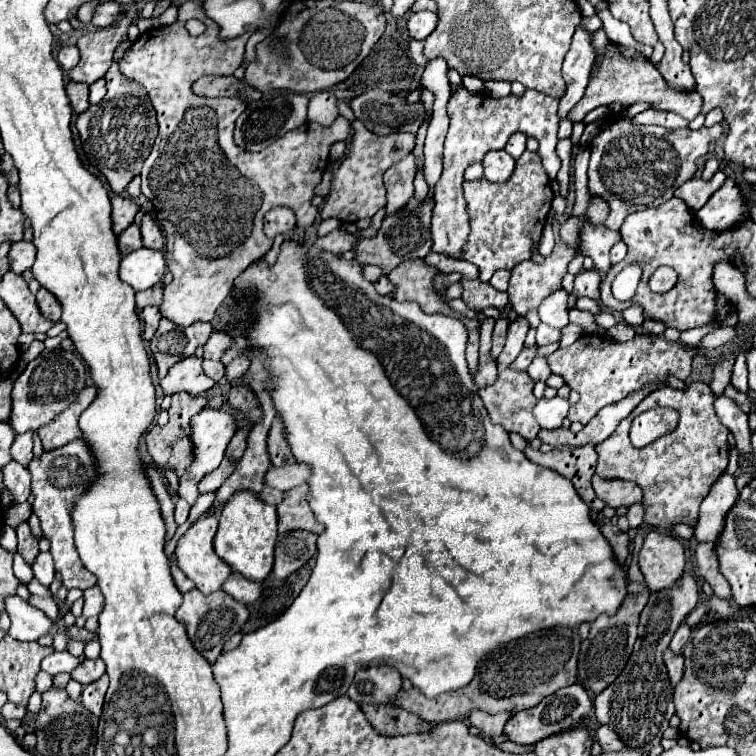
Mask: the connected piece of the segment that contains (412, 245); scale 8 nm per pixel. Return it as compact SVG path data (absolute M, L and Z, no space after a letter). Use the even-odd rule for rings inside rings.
M415 198L409 200L409 204L387 216L383 220L381 230L377 232L375 238L359 238L355 244L355 260L359 264L375 264L383 270L383 274L389 274L395 266L399 266L405 260L415 260L415 258L425 258L431 250L431 232L429 232L429 224L431 224L431 208L433 208L433 200L427 198L423 204L417 202Z

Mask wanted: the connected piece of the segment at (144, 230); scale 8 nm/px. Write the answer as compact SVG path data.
M143 216L143 222L141 222L141 234L143 234L143 244L147 248L153 248L153 250L161 250L165 246L165 236L163 232L159 230L159 226L155 224L155 220L151 216Z

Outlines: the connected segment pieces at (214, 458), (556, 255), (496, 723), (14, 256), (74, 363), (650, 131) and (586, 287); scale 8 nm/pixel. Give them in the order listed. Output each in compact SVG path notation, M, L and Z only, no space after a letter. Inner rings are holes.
M207 408L207 410L201 410L195 418L193 418L193 426L191 426L191 440L195 444L195 462L193 466L179 478L179 496L183 500L189 502L189 506L195 504L195 500L199 498L199 492L197 492L197 482L207 474L207 472L213 472L221 460L223 460L223 454L225 454L225 448L229 444L229 440L235 436L235 430L237 430L237 420L231 412L227 410L213 410L213 408Z
M561 240L555 244L553 254L545 258L543 264L525 260L511 270L509 278L509 300L511 308L525 316L529 310L539 308L543 298L547 298L555 288L561 288L561 278L567 272L575 250L565 246Z
M473 712L469 716L471 724L475 728L479 728L485 736L499 736L501 730L503 730L503 726L505 726L505 722L507 722L507 718L509 718L509 714L505 714L505 712L493 714L493 716L485 714L485 712Z
M21 240L17 244L11 246L11 252L9 252L9 260L11 260L11 270L21 274L23 270L31 268L33 262L35 262L35 254L37 254L37 248L33 242L27 242L27 240Z
M61 348L43 352L27 364L21 376L13 384L13 410L11 426L17 434L27 430L37 430L53 422L65 408L69 408L79 392L87 386L87 364L75 352L65 352Z
M631 120L611 122L609 128L591 140L589 160L589 192L605 198L611 206L611 214L605 226L619 230L625 216L667 202L677 186L693 178L697 172L695 160L707 154L709 144L717 142L721 134L721 124L711 128L703 126L699 130L679 128L673 132L661 126L635 126Z
M583 270L575 276L573 294L575 296L589 296L589 298L597 300L599 298L599 284L601 284L601 276L597 274L597 270Z

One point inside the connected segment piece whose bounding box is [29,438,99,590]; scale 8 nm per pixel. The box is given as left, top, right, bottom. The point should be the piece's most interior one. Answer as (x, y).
(59, 477)

